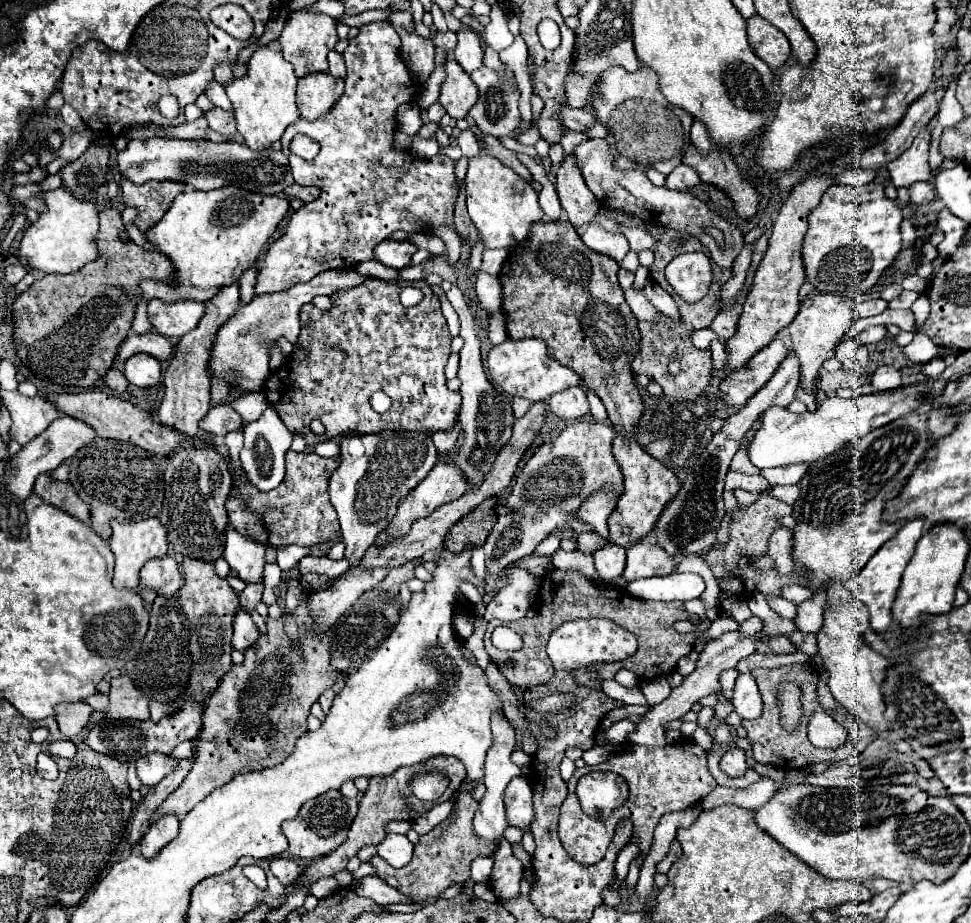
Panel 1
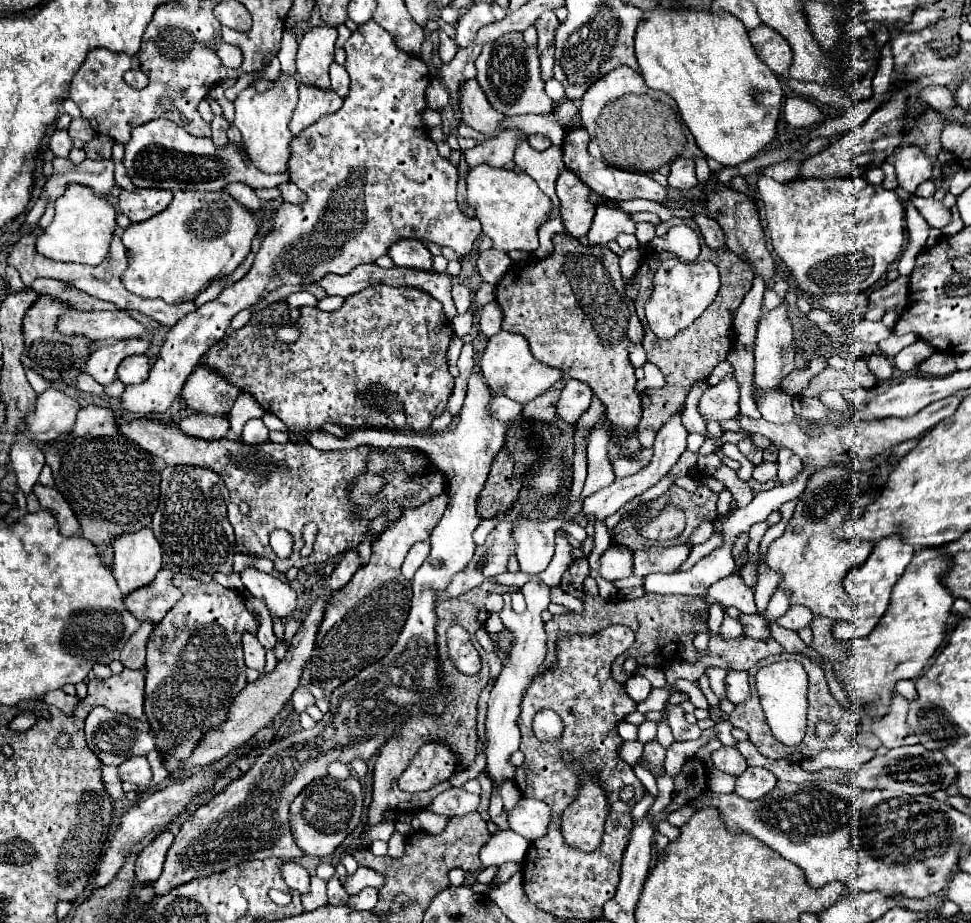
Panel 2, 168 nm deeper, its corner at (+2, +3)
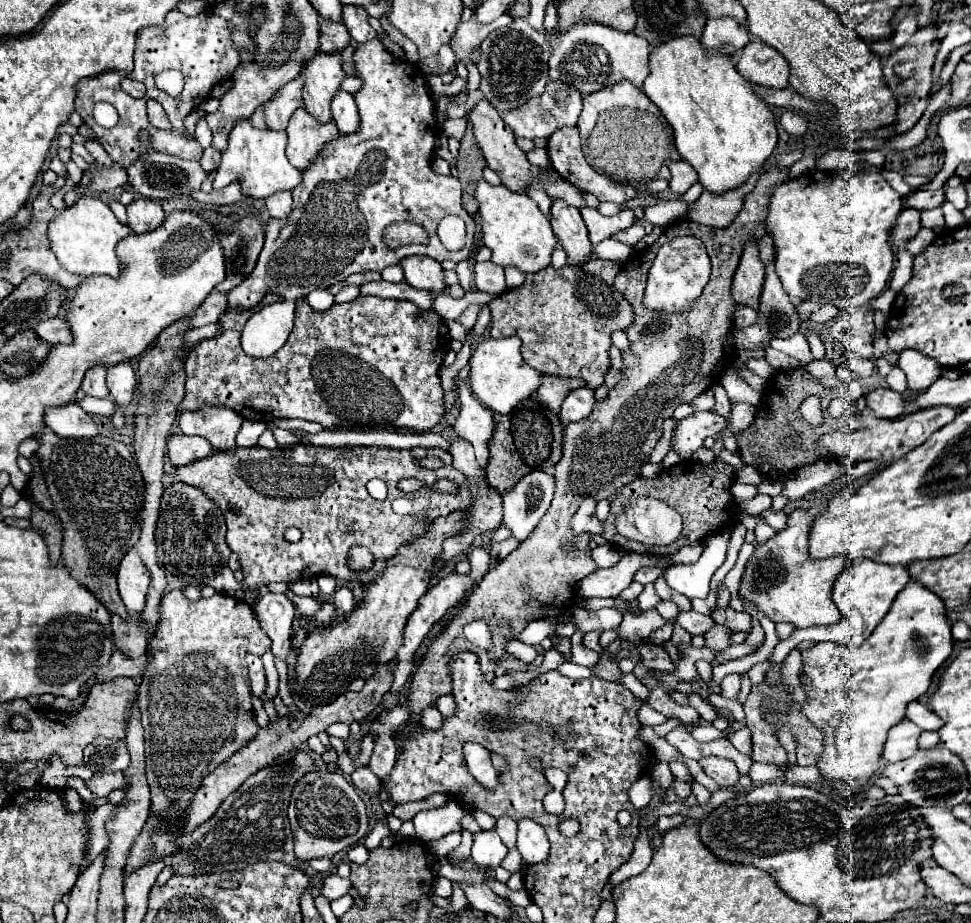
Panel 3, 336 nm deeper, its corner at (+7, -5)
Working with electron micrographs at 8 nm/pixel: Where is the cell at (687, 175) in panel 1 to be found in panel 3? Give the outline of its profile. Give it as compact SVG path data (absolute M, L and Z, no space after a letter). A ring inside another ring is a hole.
M671 161L669 169L671 169L669 187L677 195L683 195L693 183L697 183L697 173L693 171L693 167L689 163L685 163L685 161Z

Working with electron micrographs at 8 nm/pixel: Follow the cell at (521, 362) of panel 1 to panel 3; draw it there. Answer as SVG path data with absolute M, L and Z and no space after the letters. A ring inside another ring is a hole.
M507 337L507 339L483 339L477 349L473 351L473 357L469 361L471 365L471 389L473 393L481 399L481 403L497 413L509 413L513 411L513 407L517 407L519 403L523 403L525 399L529 399L537 387L541 385L541 373L535 371L533 367L529 367L523 359L521 359L521 339L515 337Z

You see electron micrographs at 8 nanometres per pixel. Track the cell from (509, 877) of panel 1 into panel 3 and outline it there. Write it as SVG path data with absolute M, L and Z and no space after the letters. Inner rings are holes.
M511 849L509 855L505 857L505 861L501 863L501 867L507 869L509 873L517 873L521 869L521 865L523 865L523 859L521 859L521 855L519 855L517 849Z

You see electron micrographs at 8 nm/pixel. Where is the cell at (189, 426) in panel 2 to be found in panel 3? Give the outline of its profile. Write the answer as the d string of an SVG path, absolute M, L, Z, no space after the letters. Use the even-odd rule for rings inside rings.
M173 435L167 443L167 455L173 465L189 465L211 453L213 447L209 447L209 441L197 435Z

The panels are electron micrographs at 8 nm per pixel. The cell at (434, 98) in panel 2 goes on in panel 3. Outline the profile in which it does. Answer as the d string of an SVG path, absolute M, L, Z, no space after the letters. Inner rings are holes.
M429 75L427 77L427 87L429 87L429 95L433 99L439 99L439 97L449 97L449 95L459 93L465 87L465 80L461 79L461 77L455 77L453 83L445 85L439 76Z

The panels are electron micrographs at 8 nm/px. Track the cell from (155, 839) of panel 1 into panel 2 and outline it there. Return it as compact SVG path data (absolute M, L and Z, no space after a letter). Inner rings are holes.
M166 831L138 855L138 859L136 859L136 885L138 887L142 887L144 883L150 883L150 881L156 881L160 877L164 859L166 859L166 853L168 853L172 841L174 841L174 835L170 831Z

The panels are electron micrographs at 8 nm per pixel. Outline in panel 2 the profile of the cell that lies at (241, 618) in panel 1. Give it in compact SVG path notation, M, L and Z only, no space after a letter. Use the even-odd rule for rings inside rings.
M246 633L242 641L244 641L244 659L246 659L246 665L248 665L250 669L256 669L258 673L264 673L266 651L264 651L264 647L258 643L256 635Z

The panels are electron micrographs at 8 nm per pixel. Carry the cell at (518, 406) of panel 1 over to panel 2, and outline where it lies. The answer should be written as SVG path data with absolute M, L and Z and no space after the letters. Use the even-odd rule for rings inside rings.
M494 397L490 401L490 415L494 419L498 419L500 423L506 423L508 425L510 421L514 421L520 415L520 411L522 411L522 405L514 403L508 397Z

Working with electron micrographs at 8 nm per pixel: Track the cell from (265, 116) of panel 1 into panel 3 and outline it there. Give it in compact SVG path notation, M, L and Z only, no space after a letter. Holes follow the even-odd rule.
M239 119L229 135L229 147L223 151L223 157L221 157L221 165L217 169L217 175L215 175L215 181L213 181L213 189L221 189L225 185L229 185L231 181L237 181L239 177L243 179L241 181L241 189L245 195L249 197L257 197L257 199L265 199L277 191L285 191L285 189L295 189L299 183L301 183L301 171L297 171L287 155L285 155L285 145L287 145L287 133L285 131L269 131L269 129L255 129L251 125L249 119Z

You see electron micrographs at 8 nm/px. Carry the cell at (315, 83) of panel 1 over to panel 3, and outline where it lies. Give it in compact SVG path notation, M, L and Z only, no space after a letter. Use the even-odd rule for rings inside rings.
M303 107L293 113L293 119L287 127L289 143L287 143L287 159L293 167L305 169L319 153L319 149L333 141L339 131L333 119L329 123L317 123L313 115L309 115Z

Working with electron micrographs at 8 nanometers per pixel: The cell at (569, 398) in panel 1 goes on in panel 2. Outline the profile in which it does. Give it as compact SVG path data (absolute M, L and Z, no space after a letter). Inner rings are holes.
M568 377L566 387L562 389L560 401L558 401L558 415L566 421L566 423L576 423L580 419L580 415L590 407L592 401L592 389L582 383L582 381L574 381Z

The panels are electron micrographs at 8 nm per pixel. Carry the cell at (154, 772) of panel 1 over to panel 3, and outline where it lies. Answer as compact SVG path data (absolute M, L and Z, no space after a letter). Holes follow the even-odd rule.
M115 771L115 773L95 773L93 779L87 781L87 785L89 785L89 789L93 793L97 793L97 797L107 797L115 789L127 789L129 787L123 771Z

